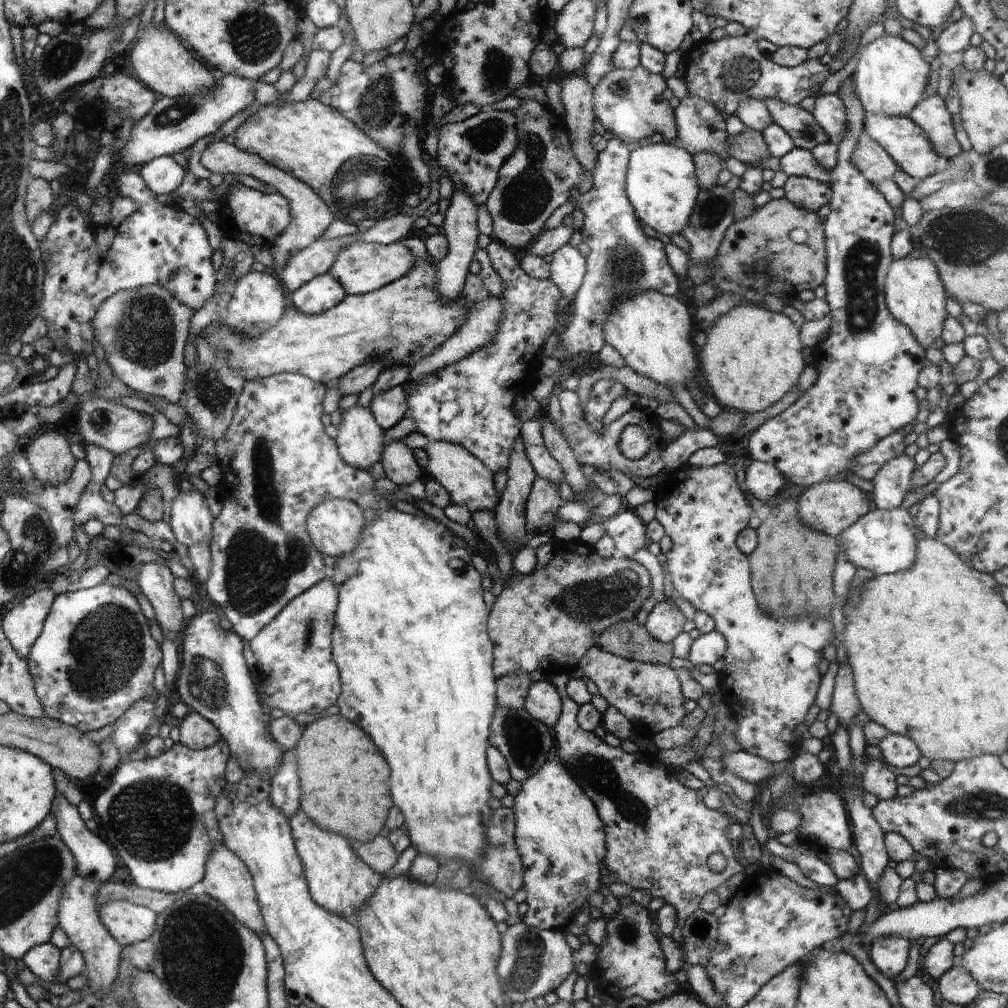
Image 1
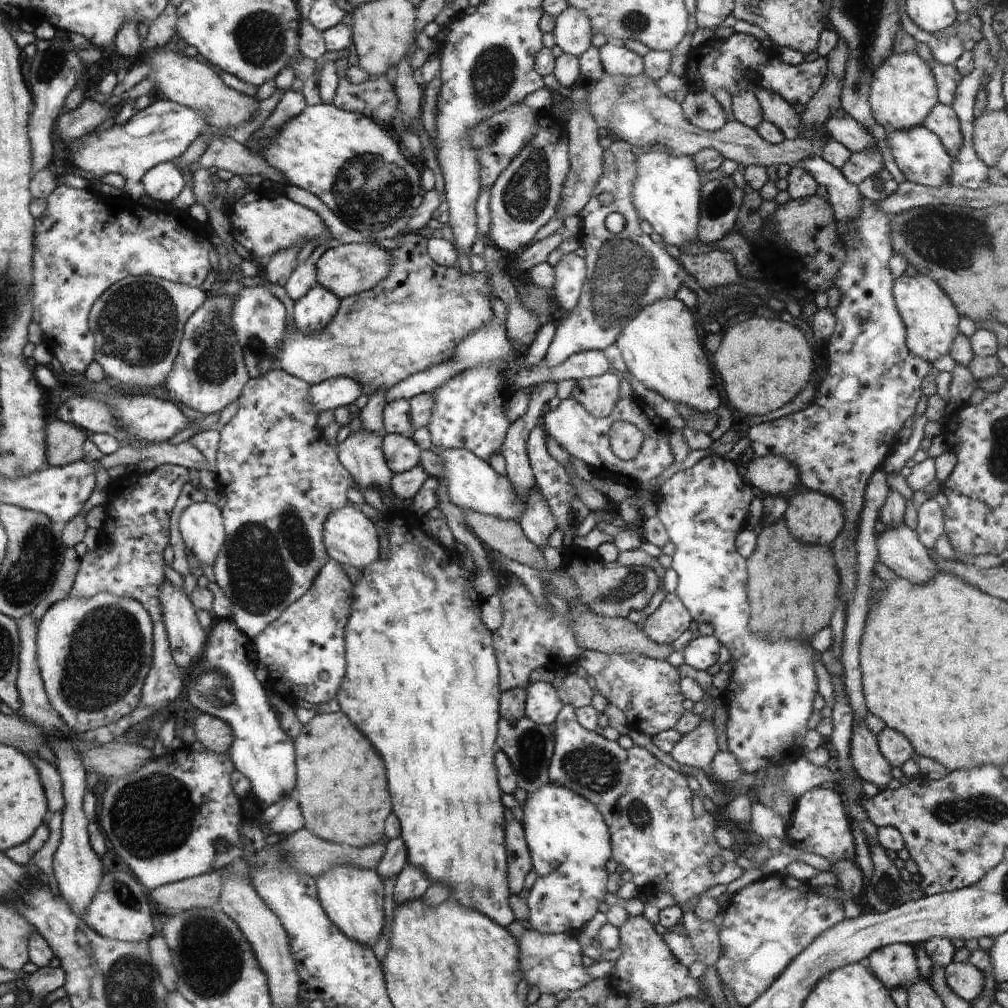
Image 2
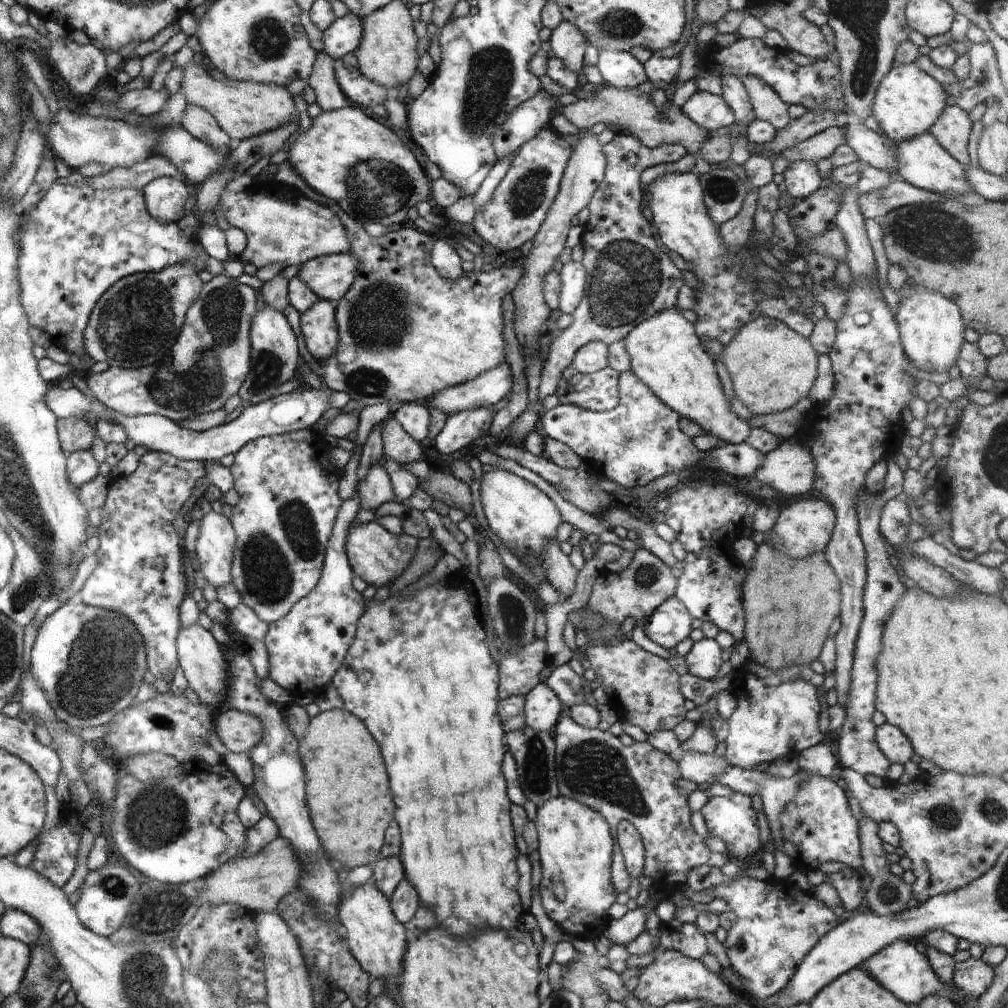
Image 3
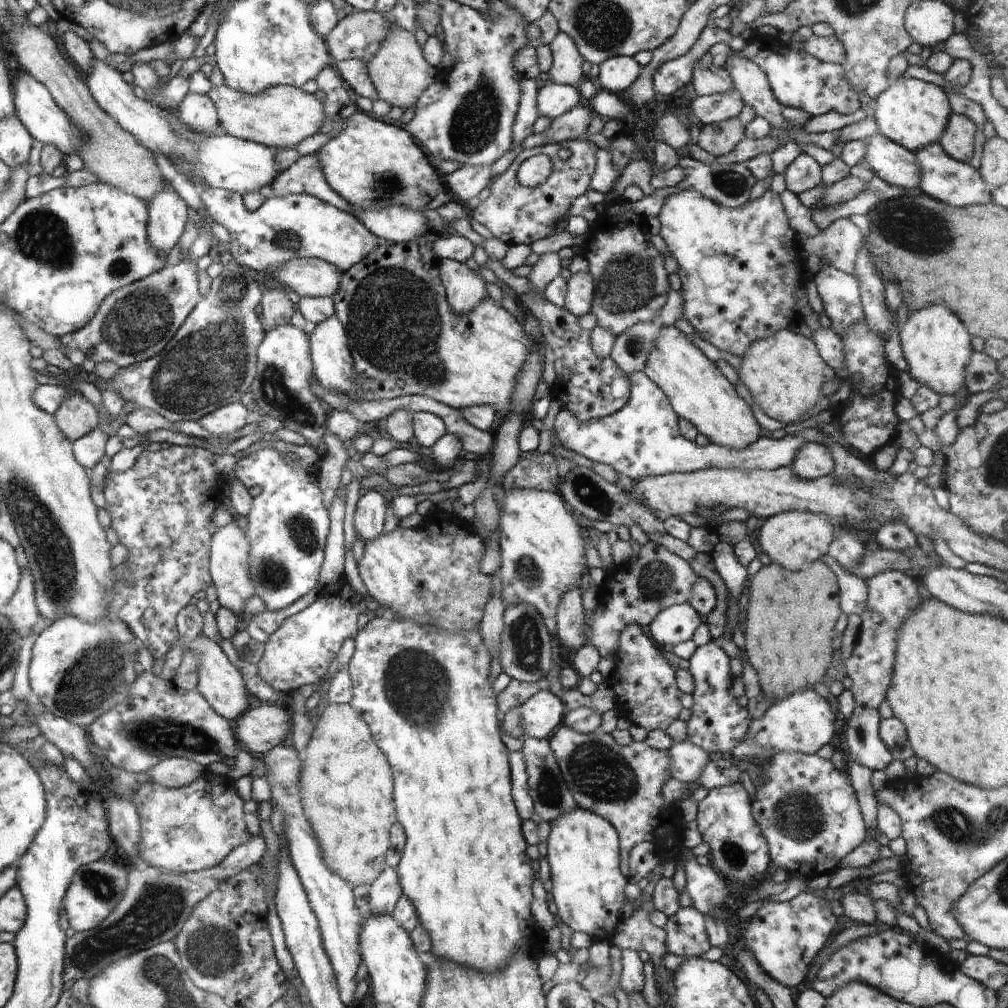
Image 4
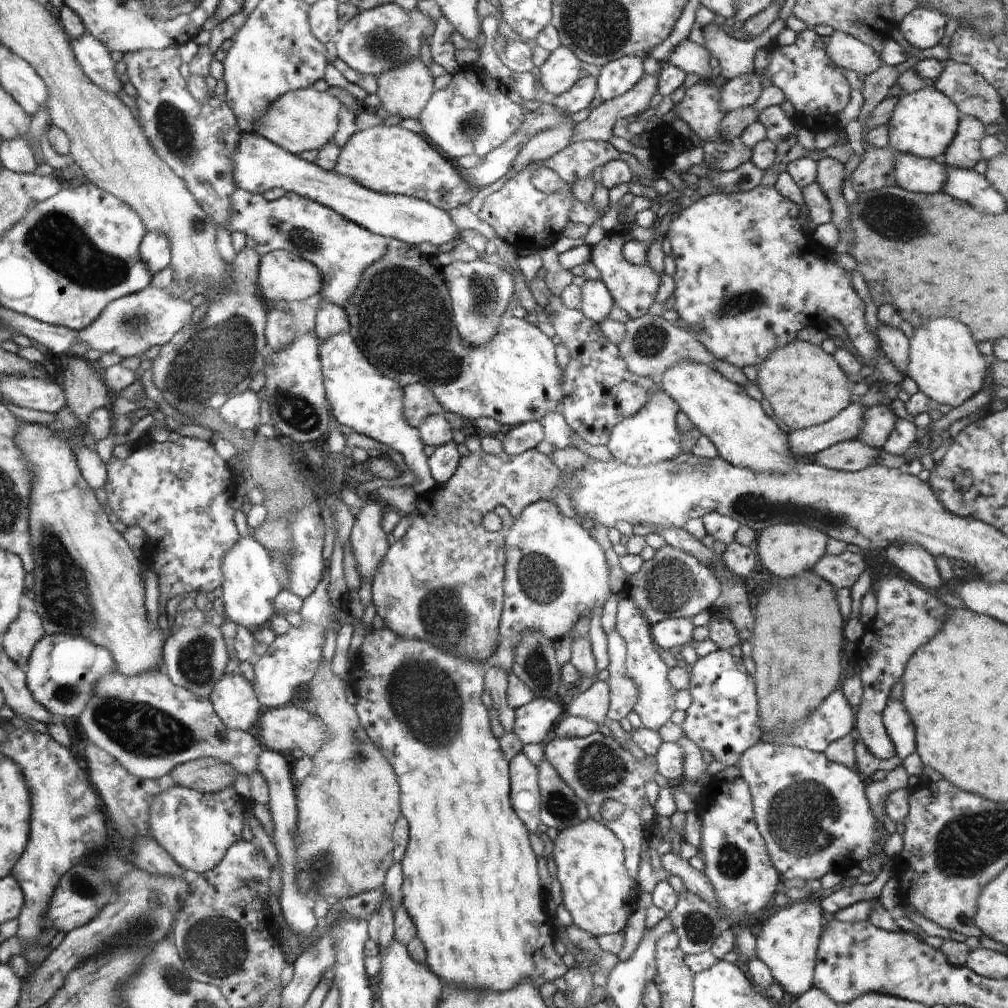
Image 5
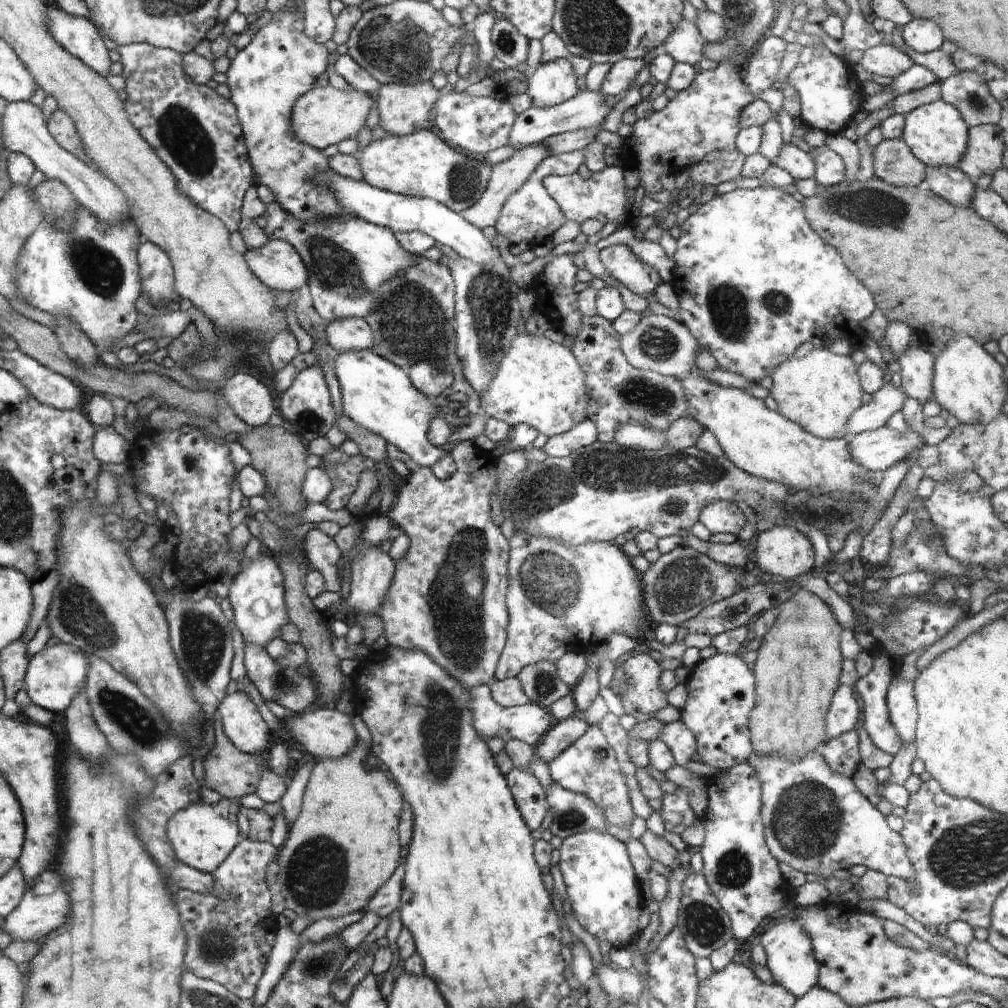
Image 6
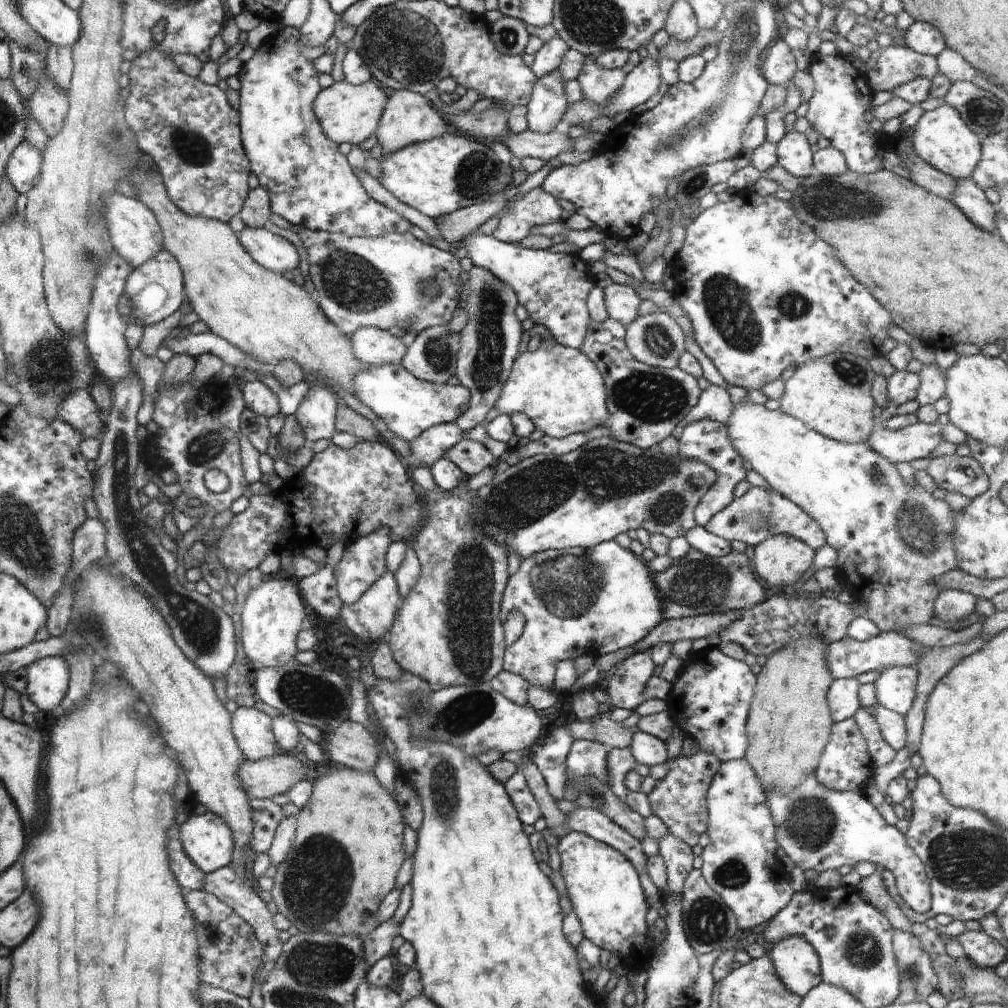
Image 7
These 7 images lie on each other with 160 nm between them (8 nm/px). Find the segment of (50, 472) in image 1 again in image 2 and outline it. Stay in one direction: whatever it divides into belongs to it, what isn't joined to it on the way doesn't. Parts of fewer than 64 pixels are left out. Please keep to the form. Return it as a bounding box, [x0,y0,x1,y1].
[46,418,86,467]

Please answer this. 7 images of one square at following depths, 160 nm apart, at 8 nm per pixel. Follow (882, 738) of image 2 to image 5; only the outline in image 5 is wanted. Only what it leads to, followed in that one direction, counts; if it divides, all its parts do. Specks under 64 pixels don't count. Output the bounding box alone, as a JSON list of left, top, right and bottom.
[883,699,916,761]

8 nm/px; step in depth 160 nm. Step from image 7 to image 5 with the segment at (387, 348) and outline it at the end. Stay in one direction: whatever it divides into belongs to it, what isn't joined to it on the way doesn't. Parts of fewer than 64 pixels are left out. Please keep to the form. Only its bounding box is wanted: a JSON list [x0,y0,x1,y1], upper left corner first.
[314,299,349,342]

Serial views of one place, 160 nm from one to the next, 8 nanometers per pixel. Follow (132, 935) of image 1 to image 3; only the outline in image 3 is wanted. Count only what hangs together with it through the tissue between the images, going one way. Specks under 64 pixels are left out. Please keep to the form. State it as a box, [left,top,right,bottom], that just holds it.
[73,866,138,938]

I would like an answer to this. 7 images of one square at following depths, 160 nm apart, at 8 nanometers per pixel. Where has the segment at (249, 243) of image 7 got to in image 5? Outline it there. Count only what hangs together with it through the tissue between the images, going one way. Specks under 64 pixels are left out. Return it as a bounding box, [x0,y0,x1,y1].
[257,250,321,304]

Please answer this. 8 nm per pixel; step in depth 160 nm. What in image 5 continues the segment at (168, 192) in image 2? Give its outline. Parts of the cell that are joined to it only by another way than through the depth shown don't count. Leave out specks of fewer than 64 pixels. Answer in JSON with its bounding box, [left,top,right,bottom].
[140,231,172,276]

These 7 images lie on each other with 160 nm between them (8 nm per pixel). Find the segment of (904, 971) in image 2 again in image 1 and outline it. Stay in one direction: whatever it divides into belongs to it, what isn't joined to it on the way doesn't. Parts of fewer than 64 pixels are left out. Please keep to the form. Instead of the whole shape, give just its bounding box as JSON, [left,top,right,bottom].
[866,936,912,980]

